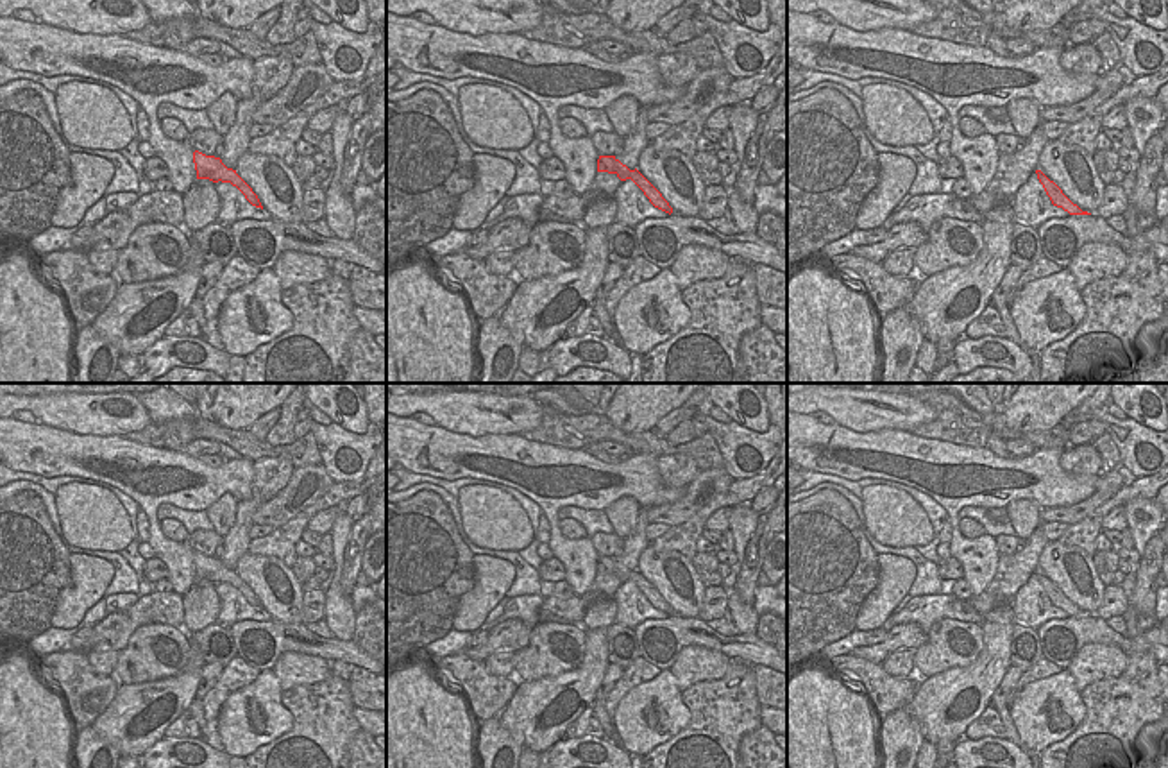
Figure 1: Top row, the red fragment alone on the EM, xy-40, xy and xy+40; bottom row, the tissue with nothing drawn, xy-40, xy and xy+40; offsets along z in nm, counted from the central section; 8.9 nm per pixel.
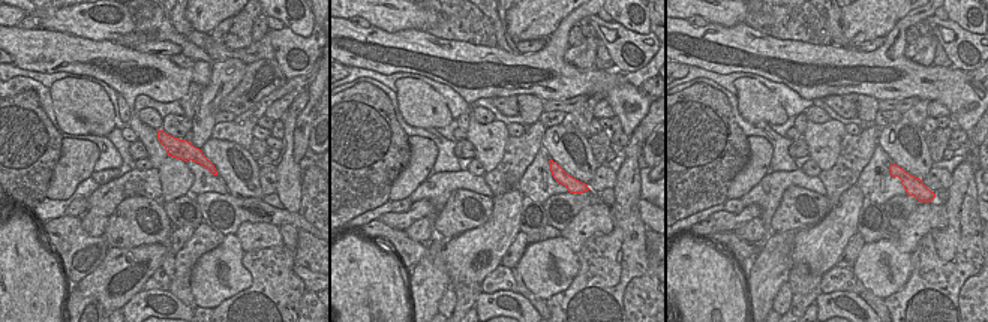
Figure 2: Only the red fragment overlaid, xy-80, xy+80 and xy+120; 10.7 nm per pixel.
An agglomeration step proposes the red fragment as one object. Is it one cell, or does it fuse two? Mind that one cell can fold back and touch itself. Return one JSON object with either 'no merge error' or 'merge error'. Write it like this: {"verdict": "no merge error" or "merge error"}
{"verdict": "no merge error"}

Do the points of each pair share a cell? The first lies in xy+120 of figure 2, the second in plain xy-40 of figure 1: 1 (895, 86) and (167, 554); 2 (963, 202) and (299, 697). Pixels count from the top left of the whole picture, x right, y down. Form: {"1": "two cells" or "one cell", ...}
{"1": "one cell", "2": "one cell"}

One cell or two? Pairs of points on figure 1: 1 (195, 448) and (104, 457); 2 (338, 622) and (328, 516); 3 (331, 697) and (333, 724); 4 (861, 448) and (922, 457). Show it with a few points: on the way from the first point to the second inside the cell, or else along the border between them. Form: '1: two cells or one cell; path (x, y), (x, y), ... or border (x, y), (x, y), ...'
1: two cells; border (176, 450), (195, 459)
2: two cells; border (344, 511), (328, 532)
3: one cell; path (331, 704), (331, 716)
4: one cell; path (875, 450), (907, 457)

